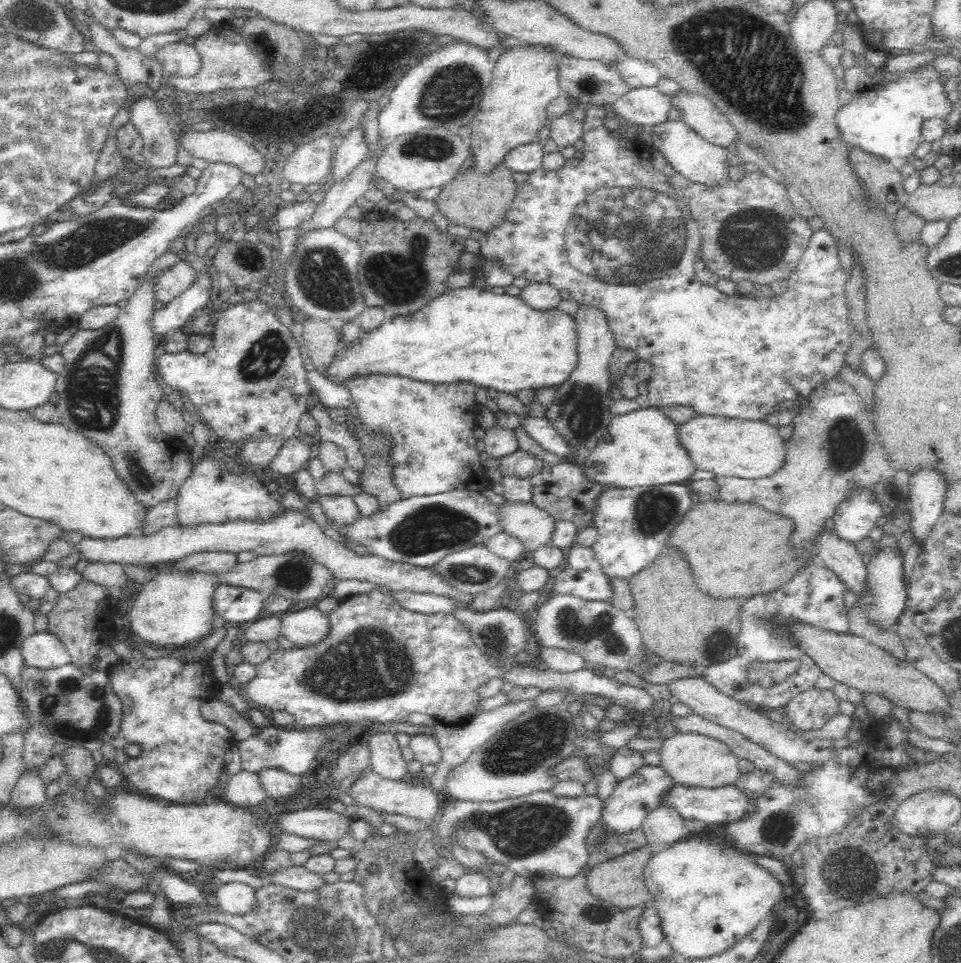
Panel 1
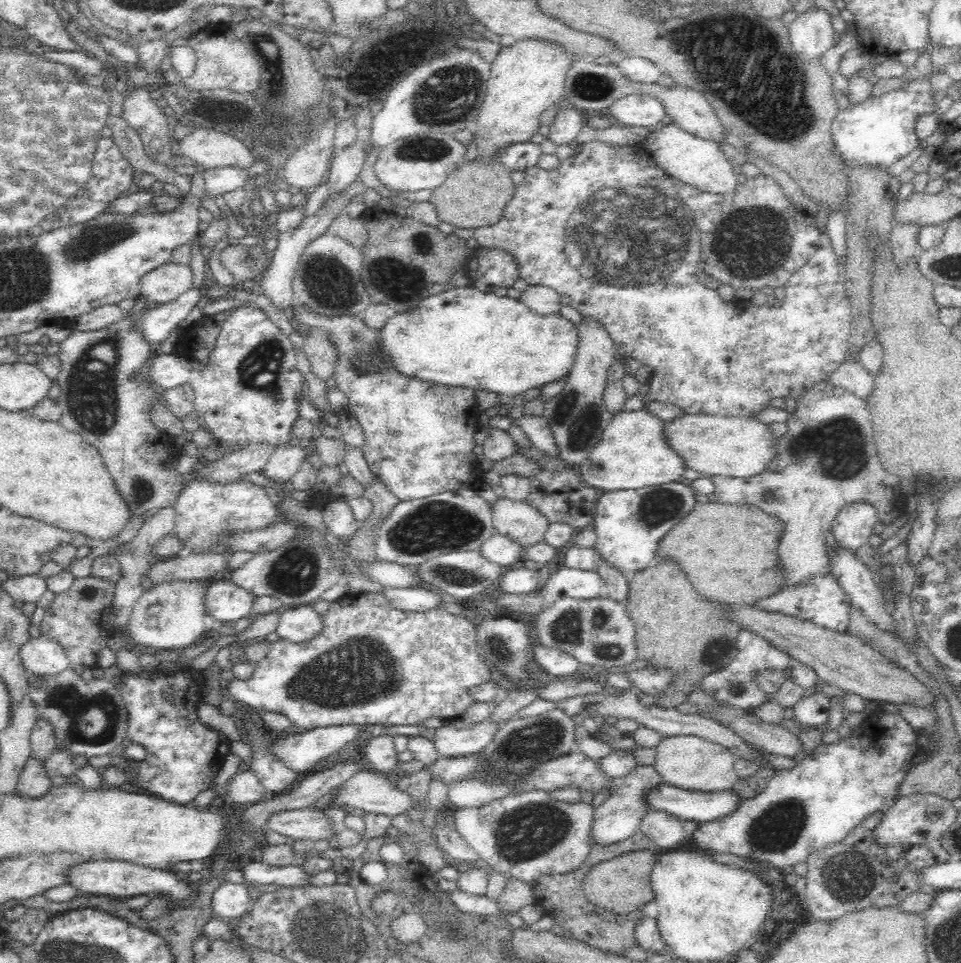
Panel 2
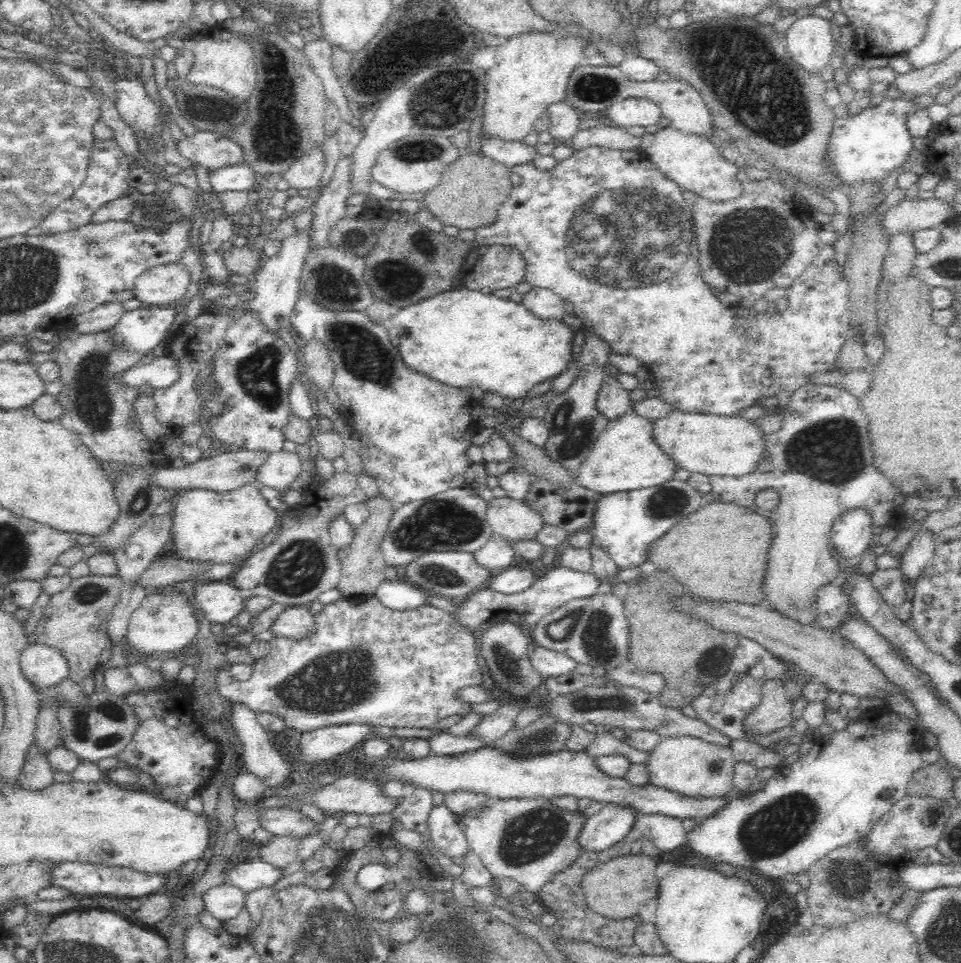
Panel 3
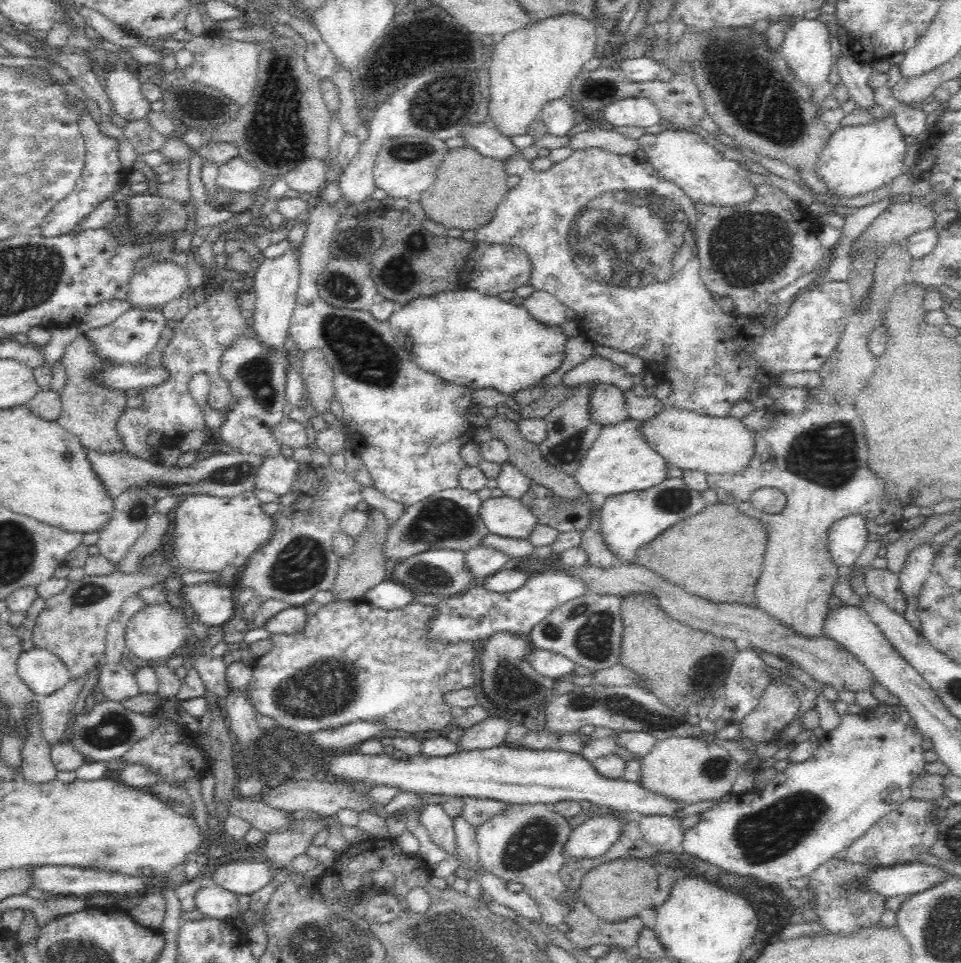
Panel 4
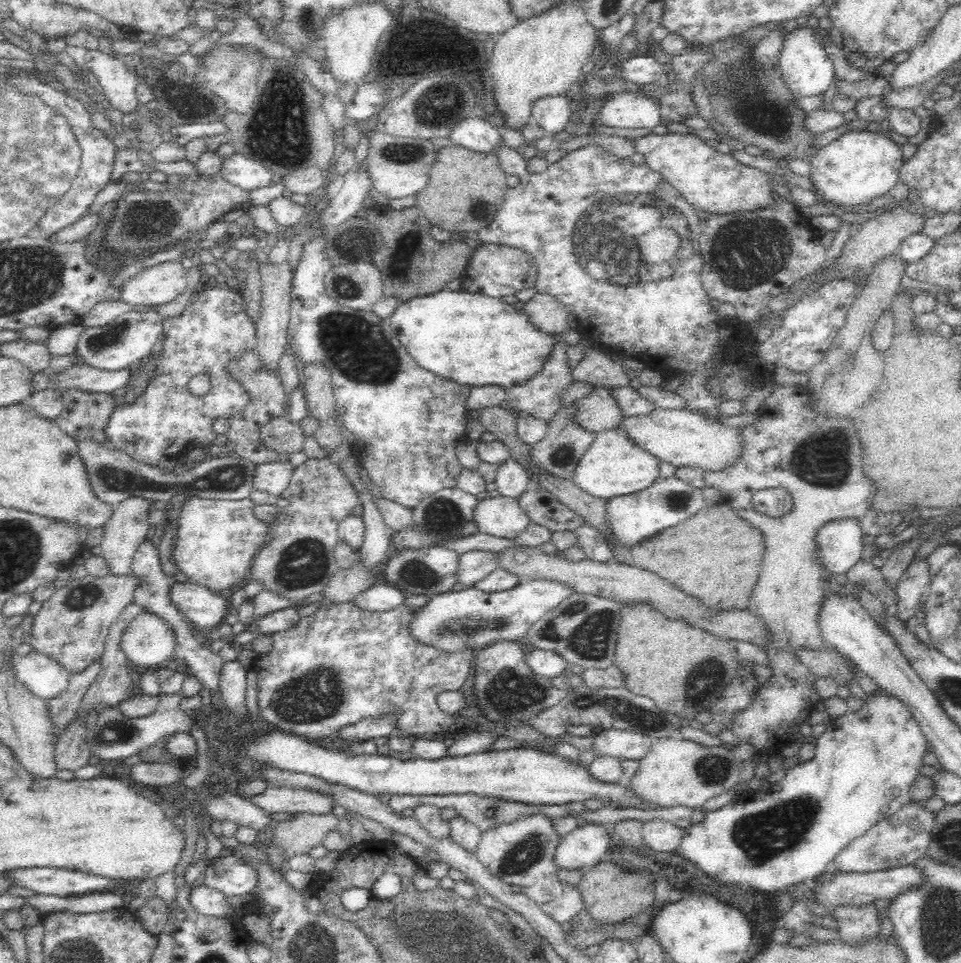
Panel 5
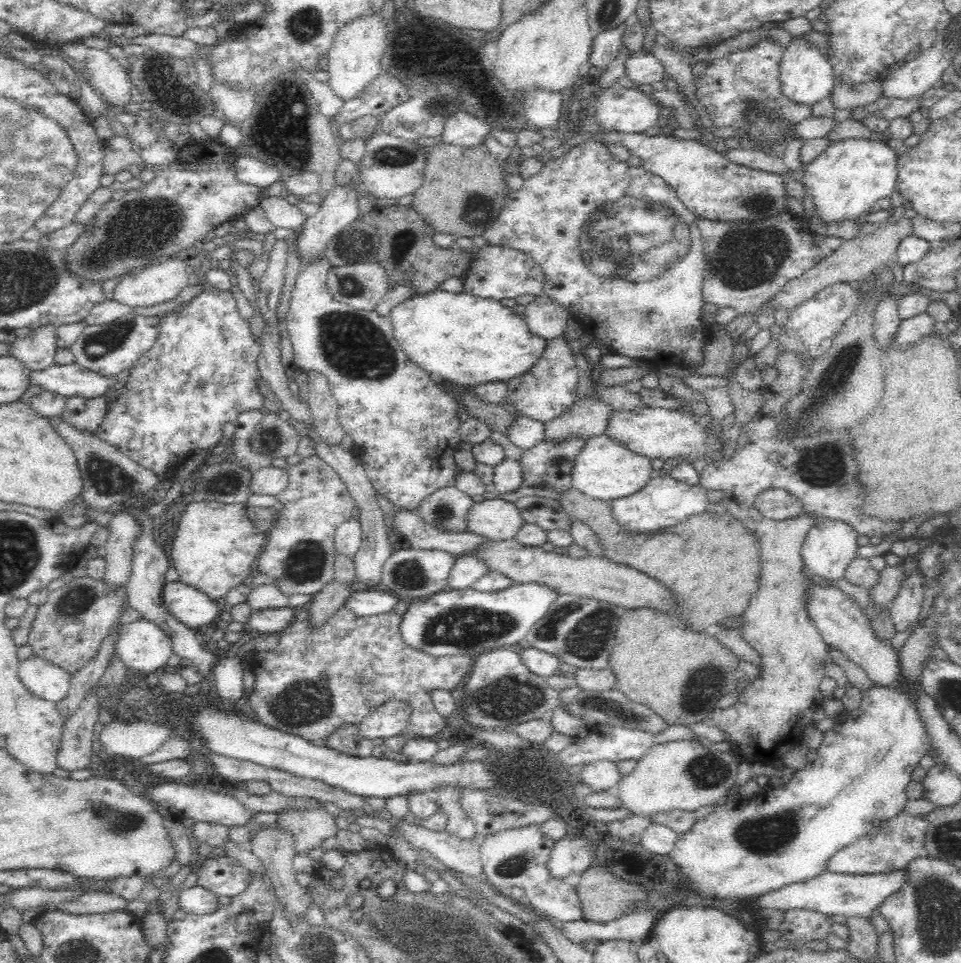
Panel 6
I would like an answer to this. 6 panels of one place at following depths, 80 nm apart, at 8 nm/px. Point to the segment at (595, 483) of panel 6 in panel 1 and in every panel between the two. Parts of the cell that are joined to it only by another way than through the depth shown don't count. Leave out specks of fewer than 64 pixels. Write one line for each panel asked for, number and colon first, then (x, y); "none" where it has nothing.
1: (641, 448)
2: (633, 452)
3: (626, 456)
4: (621, 460)
5: (615, 465)

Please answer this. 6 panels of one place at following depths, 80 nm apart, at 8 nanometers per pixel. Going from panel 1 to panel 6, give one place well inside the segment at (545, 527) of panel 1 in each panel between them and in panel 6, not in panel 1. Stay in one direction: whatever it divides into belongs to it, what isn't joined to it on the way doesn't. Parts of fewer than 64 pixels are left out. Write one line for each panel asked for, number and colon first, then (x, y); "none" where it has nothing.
2: (518, 520)
3: (513, 520)
4: (507, 517)
5: (500, 516)
6: (497, 519)

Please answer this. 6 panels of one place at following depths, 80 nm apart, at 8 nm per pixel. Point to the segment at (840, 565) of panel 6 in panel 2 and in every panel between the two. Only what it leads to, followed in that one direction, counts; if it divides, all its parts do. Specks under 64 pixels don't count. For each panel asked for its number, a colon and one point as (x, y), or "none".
2: (854, 524)
3: (851, 534)
4: (847, 538)
5: (840, 541)

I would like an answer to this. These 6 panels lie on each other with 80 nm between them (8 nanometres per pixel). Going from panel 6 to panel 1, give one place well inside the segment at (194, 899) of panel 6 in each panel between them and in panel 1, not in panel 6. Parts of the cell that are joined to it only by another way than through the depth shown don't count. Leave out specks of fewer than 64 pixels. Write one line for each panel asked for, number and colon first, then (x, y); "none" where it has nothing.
1: (237, 898)
2: (230, 900)
3: (224, 902)
4: (217, 902)
5: (208, 901)

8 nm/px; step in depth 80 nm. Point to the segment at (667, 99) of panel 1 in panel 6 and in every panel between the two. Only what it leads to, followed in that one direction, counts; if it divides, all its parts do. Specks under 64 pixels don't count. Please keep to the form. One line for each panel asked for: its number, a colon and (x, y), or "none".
2: (642, 110)
3: (642, 112)
4: (634, 112)
5: (626, 111)
6: (620, 109)

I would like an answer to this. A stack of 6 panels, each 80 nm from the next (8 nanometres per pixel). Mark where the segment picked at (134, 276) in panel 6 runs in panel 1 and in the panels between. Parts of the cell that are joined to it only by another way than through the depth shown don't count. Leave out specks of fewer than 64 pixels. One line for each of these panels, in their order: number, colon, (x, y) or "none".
1: (175, 280)
2: (165, 283)
3: (161, 285)
4: (155, 285)
5: (153, 286)

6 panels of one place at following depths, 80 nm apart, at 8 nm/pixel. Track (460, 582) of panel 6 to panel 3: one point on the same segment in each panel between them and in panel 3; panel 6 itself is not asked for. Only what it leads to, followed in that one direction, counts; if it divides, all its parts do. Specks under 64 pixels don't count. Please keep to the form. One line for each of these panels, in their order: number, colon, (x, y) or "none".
3: (498, 554)
4: (483, 561)
5: (475, 565)

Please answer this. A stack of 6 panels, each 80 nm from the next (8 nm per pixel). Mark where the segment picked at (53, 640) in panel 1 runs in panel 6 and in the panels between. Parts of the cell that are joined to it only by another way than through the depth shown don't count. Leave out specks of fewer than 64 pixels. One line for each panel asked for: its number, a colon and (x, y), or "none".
2: (41, 655)
3: (44, 664)
4: (43, 671)
5: (38, 672)
6: (44, 679)

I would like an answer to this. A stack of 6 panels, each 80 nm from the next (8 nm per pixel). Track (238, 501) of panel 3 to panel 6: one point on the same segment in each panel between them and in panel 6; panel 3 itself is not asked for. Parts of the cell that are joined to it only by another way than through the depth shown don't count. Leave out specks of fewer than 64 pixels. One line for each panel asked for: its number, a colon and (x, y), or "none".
4: (212, 533)
5: (216, 539)
6: (216, 544)

